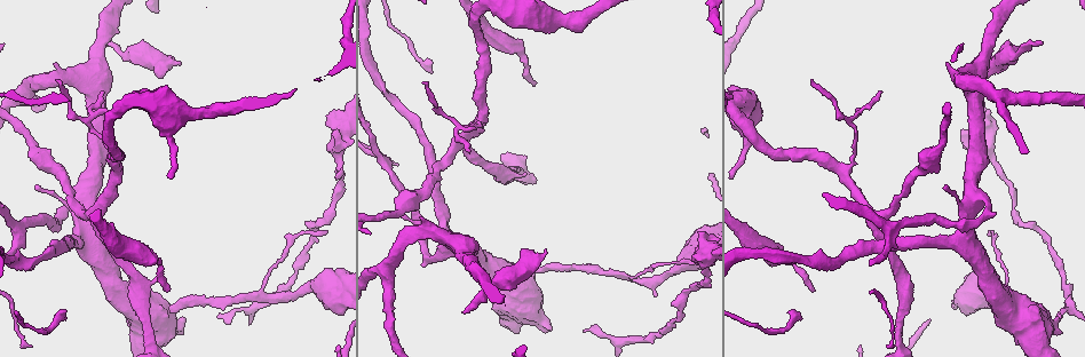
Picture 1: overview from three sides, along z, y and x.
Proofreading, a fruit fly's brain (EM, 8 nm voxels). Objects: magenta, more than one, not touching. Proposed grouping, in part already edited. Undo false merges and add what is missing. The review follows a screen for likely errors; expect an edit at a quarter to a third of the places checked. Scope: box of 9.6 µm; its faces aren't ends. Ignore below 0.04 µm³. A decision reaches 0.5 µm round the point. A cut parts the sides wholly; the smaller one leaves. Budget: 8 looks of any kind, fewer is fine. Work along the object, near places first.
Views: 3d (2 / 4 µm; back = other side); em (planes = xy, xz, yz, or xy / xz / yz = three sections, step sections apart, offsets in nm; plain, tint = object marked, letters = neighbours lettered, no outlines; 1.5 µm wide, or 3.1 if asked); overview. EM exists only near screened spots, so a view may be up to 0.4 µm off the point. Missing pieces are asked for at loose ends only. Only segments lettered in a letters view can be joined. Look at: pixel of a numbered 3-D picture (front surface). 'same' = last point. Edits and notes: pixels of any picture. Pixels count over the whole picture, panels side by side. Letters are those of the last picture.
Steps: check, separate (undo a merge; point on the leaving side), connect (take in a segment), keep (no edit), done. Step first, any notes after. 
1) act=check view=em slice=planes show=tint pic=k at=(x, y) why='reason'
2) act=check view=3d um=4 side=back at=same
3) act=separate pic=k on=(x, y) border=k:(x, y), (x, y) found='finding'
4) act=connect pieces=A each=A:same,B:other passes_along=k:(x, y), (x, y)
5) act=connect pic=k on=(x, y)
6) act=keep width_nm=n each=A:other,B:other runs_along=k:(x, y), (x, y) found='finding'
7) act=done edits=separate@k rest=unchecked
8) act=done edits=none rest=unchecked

act=check view=em slice=planes show=plain pic=1 at=(20, 94) why='a fork'

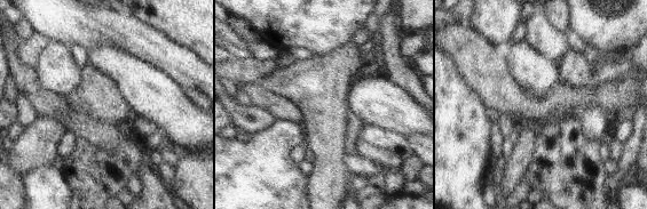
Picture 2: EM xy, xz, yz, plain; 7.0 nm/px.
act=check view=em slice=planes show=tint at=same

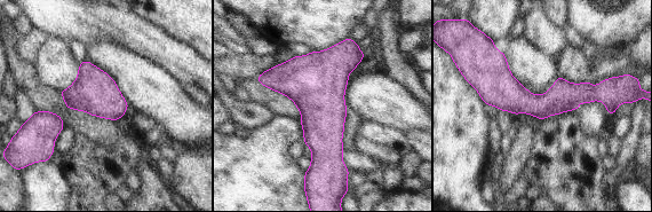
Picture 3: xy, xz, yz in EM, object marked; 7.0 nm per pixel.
act=check view=em slice=planes show=letters at=same why='see the neighbours'

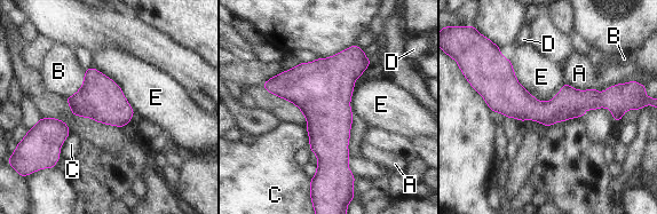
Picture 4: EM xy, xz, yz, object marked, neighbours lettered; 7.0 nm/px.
act=keep each=A:other,B:other,C:other,D:other,E:other runs_along=4:(465, 70), (529, 108), (591, 97) found='all the same neuron'

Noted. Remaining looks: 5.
act=check view=em slice=planes show=letters pic=1 at=(528, 253)

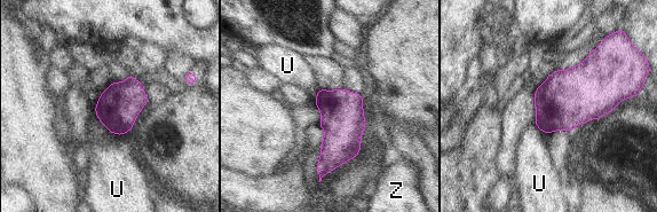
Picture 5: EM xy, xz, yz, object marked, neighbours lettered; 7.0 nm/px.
act=keep each=U:other,Z:other found='none of them fits'

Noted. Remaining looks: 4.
act=check view=3d um=4 pic=1 at=(118, 169) why='three-way junction'

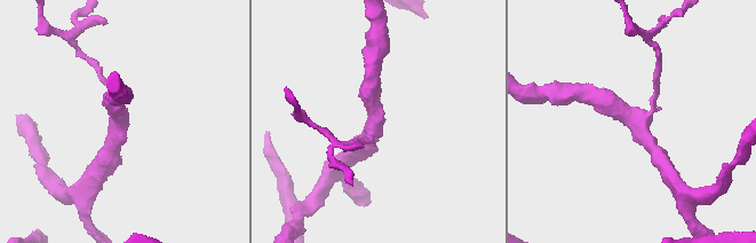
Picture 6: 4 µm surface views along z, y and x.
act=check view=em slice=yz step=8 show=letters pic=6 at=(116, 119) arms=3 why='shape alone is not enough'

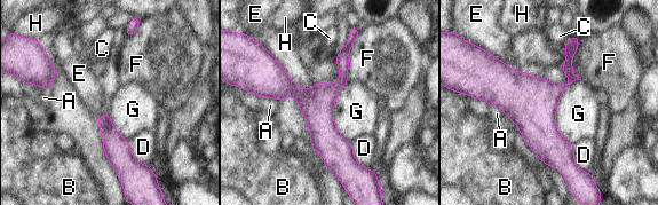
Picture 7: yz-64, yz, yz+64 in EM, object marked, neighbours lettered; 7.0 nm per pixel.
act=keep width_nm=240 each=A:other,B:other,C:other,D:other,E:other,F:other,G:other,H:other found='one neuron here'

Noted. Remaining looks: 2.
act=done edits=none rest=unchecked

